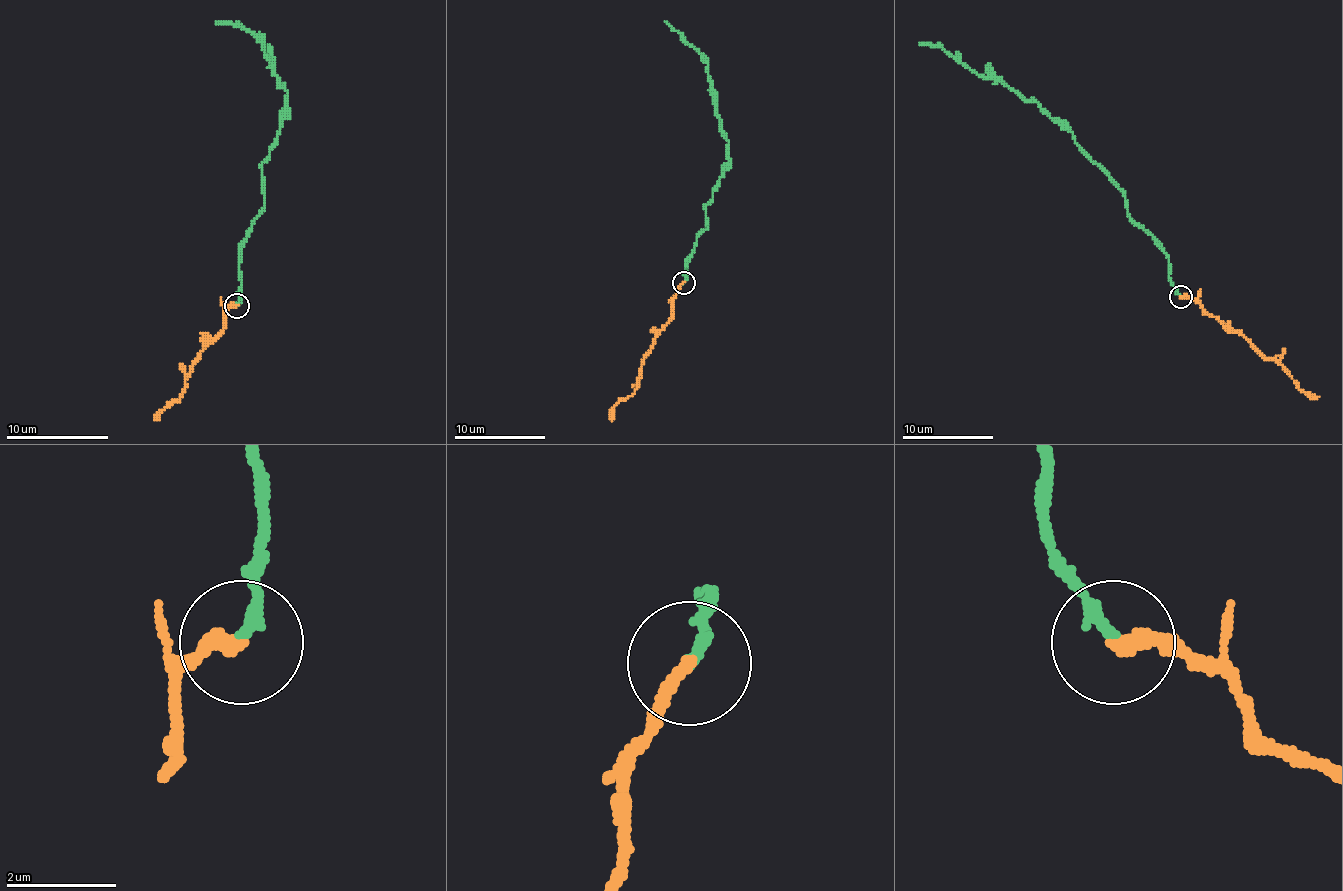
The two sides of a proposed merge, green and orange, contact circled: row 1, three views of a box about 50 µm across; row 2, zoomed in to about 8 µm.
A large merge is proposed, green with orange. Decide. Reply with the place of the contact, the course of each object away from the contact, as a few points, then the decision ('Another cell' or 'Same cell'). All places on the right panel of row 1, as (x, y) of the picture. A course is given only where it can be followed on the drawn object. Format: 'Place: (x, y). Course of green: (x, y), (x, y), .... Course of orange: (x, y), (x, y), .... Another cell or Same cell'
Place: (1180, 297). Course of green: (1180, 296), (1164, 248), (1129, 216), (1125, 193), (1065, 129), (1036, 102), (919, 42). Course of orange: (1180, 296), (1198, 303), (1267, 358), (1273, 358), (1305, 394), (1319, 397). Another cell

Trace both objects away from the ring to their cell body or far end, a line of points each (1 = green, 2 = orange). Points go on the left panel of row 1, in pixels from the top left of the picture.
1: (236, 305), (238, 244), (264, 205), (261, 164), (284, 118), (287, 93), (264, 44), (241, 26), (215, 21)
2: (236, 305), (226, 313), (226, 328), (192, 364), (185, 392), (157, 417)

